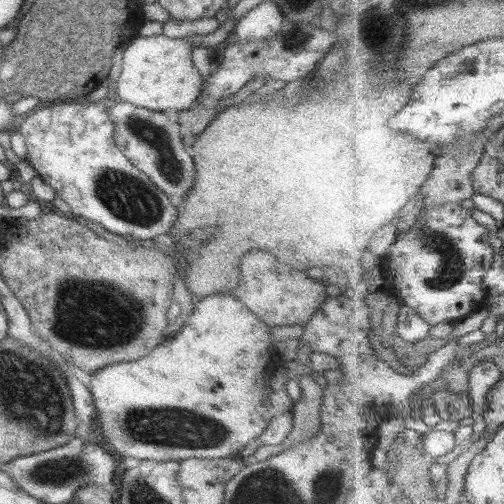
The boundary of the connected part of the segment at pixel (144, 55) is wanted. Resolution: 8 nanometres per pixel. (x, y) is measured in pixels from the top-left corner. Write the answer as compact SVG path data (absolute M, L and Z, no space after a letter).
M162 34L134 36L123 51L121 72L112 82L116 99L141 108L163 111L171 118L191 108L202 88L202 78L191 60L194 44L190 38L169 38Z

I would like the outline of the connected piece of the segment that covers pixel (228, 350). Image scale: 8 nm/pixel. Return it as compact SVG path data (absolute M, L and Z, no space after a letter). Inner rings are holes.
M213 292L199 300L195 304L188 317L187 324L177 332L179 338L175 338L175 346L163 343L163 340L145 356L133 362L116 362L109 366L103 366L103 370L97 370L91 374L91 388L89 392L92 396L94 414L99 418L99 436L101 445L105 446L111 453L116 453L120 457L128 460L129 463L135 460L150 460L155 462L182 461L188 458L215 459L227 457L235 454L253 438L257 438L267 426L267 423L276 413L275 409L269 406L269 388L266 384L265 374L267 366L271 366L277 356L273 343L270 342L270 329L261 320L257 319L241 302L237 302L232 295L223 292Z

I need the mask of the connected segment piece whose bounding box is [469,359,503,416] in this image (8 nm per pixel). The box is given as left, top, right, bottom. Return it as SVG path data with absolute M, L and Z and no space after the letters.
M484 360L475 364L469 373L469 394L473 400L473 408L482 416L487 408L488 392L494 389L502 375L500 366L495 361Z

